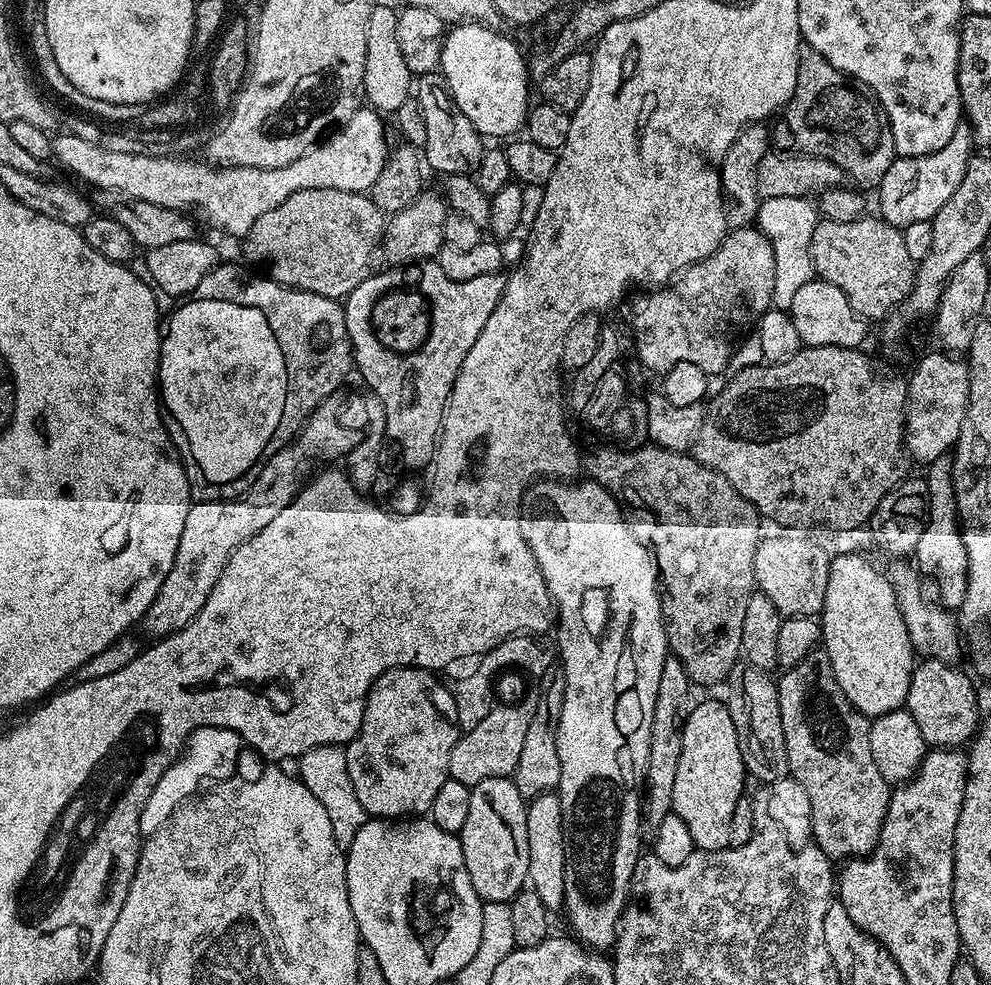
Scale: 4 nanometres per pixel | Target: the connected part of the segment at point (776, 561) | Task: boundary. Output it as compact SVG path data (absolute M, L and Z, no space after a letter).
M768 536L754 554L756 587L774 602L781 617L814 616L824 611L826 586L830 582L833 553L804 536Z

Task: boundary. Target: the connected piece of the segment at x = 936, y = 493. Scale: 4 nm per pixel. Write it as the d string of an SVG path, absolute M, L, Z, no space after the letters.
M939 456L932 464L927 465L926 479L930 490L928 521L924 523L922 538L914 553L914 564L925 577L936 583L939 603L949 610L959 609L966 594L968 585L968 559L964 545L964 533L956 514L954 482L952 481L952 462L948 456Z

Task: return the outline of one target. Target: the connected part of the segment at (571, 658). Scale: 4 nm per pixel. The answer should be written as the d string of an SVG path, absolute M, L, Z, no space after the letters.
M540 478L529 484L520 499L520 529L525 542L534 554L536 564L540 568L542 578L552 595L554 616L558 621L555 629L558 645L558 660L564 666L566 690L560 711L560 721L556 723L556 741L558 742L558 758L560 759L560 787L558 795L562 802L562 818L564 819L564 891L563 911L568 912L568 924L573 928L575 939L593 950L608 950L615 945L616 930L620 916L630 903L632 891L632 875L634 866L640 861L642 837L640 835L640 810L642 807L642 789L646 762L650 754L650 726L654 718L654 702L658 698L658 678L662 678L664 662L670 655L668 639L664 633L664 619L660 613L660 594L658 587L658 569L648 545L632 533L632 527L620 507L620 503L606 491L601 484L591 478L584 478L581 484L561 482L555 478Z

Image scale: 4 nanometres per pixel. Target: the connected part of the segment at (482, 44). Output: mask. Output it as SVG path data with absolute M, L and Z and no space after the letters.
M471 22L449 27L444 43L440 45L438 71L447 84L452 101L462 114L466 114L466 118L470 118L481 136L512 138L523 129L524 121L528 119L530 73L526 56L520 53L519 46L494 29L486 24Z

